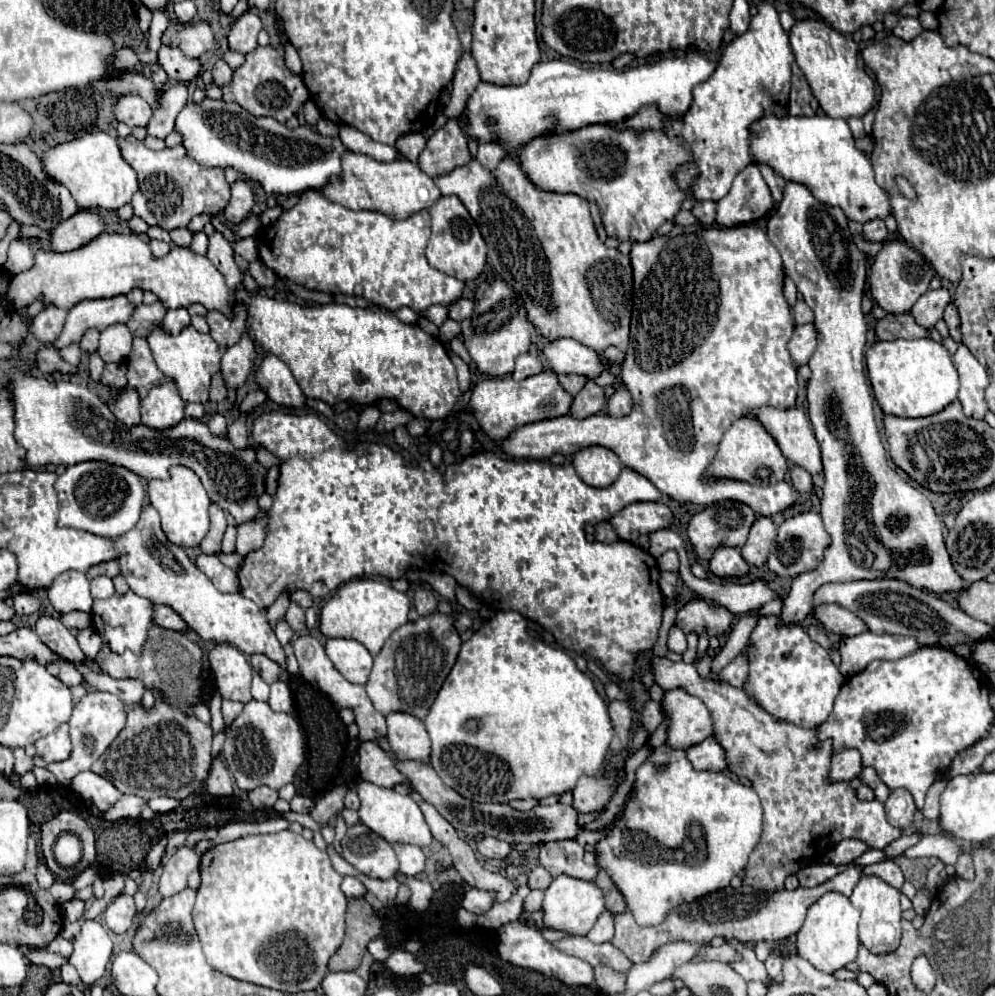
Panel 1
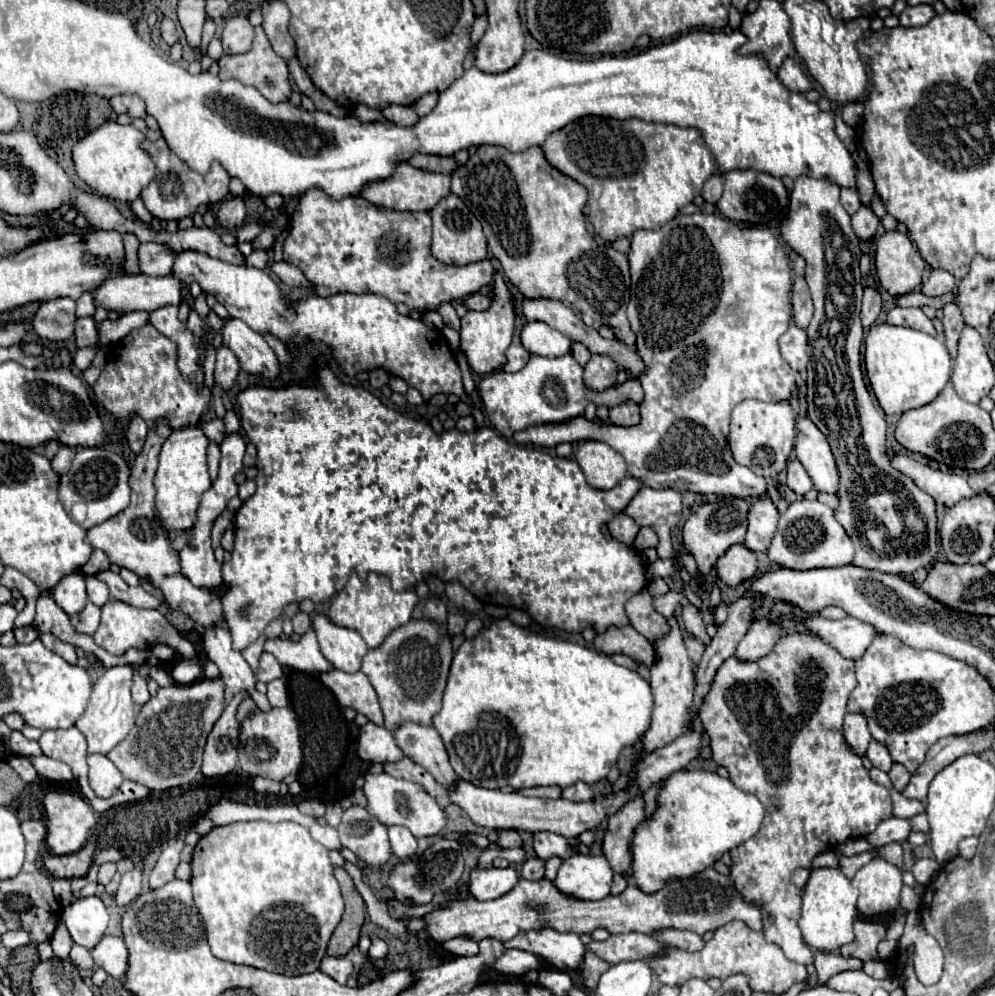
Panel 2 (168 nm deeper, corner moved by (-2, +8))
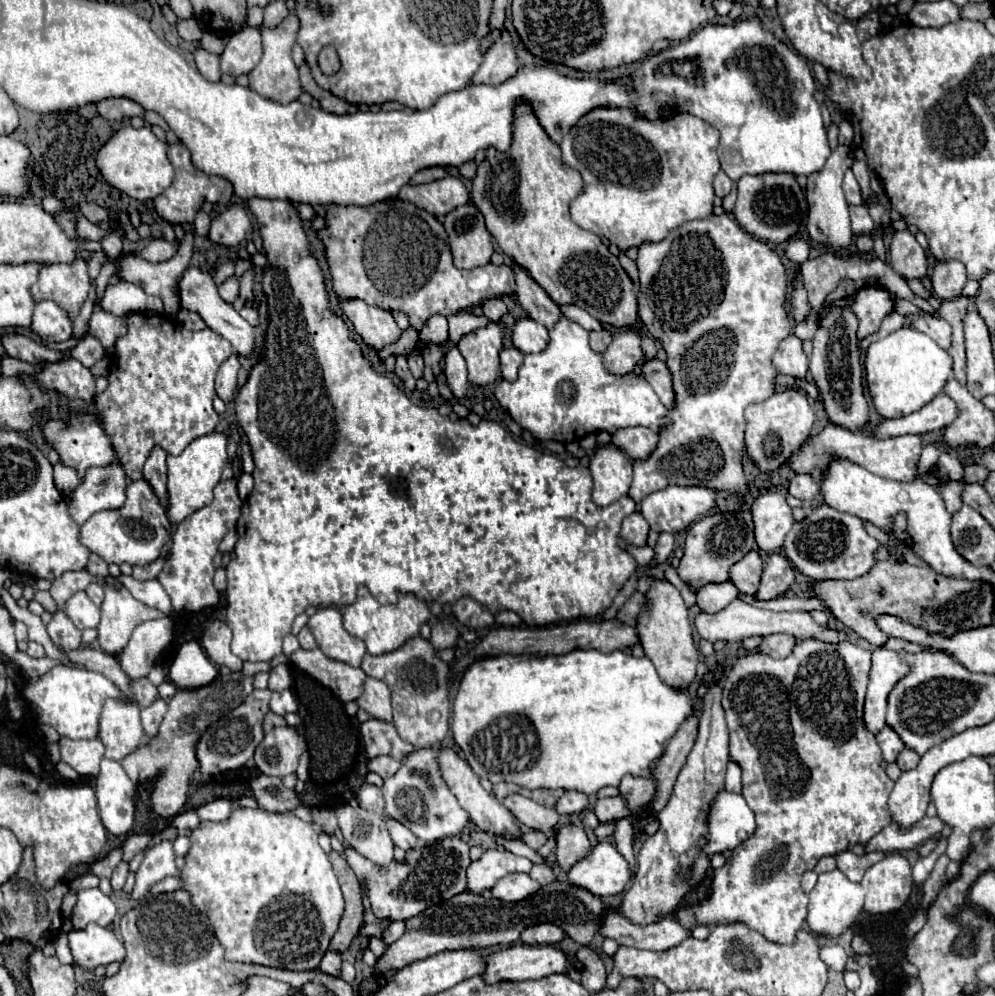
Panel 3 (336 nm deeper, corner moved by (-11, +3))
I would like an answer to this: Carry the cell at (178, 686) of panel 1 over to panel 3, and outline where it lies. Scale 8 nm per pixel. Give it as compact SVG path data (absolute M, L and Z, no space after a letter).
M110 586L104 588L106 596L100 608L102 620L98 624L98 642L104 652L120 654L138 624L164 618L164 614L138 602L124 586L120 590L114 590Z

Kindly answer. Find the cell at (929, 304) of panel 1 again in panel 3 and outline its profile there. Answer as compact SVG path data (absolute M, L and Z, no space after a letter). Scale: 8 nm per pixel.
M946 260L946 262L938 262L934 266L932 290L938 298L942 298L942 300L958 298L964 286L966 286L966 270L964 270L962 262Z

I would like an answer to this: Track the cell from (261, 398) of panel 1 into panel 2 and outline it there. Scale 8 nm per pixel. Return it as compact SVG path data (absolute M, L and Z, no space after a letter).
M229 410L224 416L225 432L227 435L238 432L241 427L240 418L236 411Z

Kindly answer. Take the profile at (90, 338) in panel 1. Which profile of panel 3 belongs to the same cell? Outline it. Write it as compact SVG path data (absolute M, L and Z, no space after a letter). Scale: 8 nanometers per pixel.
M84 336L78 342L78 346L70 352L70 356L80 360L88 368L88 366L96 364L104 356L104 348L102 348L102 344L94 336Z

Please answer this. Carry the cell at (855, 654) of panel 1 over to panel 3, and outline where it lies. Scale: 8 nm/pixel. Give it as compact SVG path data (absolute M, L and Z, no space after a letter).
M740 600L730 602L724 610L716 612L716 614L698 614L696 630L704 640L710 640L710 642L716 642L716 640L738 642L738 640L744 640L750 636L768 636L774 632L784 632L798 640L810 638L810 640L820 640L820 642L828 642L828 644L846 642L846 634L842 630L818 624L810 612L770 612L770 610L760 610L752 604L744 604Z

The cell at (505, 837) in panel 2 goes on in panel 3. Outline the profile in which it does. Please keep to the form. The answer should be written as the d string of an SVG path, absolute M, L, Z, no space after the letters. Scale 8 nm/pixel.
M526 832L524 836L520 836L522 838L522 842L526 844L526 846L530 846L530 848L534 848L534 850L538 850L544 842L546 842L546 836L544 834L540 834L540 832Z

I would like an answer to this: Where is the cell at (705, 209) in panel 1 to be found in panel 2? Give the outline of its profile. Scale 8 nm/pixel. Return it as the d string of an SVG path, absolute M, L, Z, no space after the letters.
M711 175L703 187L703 199L707 203L717 203L723 193L723 175Z

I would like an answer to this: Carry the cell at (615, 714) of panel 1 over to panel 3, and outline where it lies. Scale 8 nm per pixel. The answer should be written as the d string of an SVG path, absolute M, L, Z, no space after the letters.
M624 776L620 782L620 796L628 800L628 806L632 808L634 816L644 816L648 810L648 804L652 802L654 792L654 780L642 778L642 776Z

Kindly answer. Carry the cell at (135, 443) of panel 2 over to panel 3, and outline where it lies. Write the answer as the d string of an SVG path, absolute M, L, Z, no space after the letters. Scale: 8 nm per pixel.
M154 446L146 464L144 464L144 478L154 488L160 502L166 506L166 450L160 446Z

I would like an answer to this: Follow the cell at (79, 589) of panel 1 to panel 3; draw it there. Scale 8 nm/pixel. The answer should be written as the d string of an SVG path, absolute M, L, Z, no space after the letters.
M76 592L64 604L64 612L76 624L76 628L96 628L100 624L100 608L88 598L86 592Z

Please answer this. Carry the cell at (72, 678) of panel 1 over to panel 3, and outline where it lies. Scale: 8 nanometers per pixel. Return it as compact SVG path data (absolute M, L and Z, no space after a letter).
M62 610L52 616L52 622L46 628L52 642L64 652L80 648L80 630L72 624L72 620L68 620L68 616Z

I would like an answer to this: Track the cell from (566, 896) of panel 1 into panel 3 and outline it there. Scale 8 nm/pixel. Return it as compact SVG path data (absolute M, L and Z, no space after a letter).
M600 842L586 858L570 868L568 880L594 896L606 898L624 892L630 880L630 870L628 862L610 842Z

